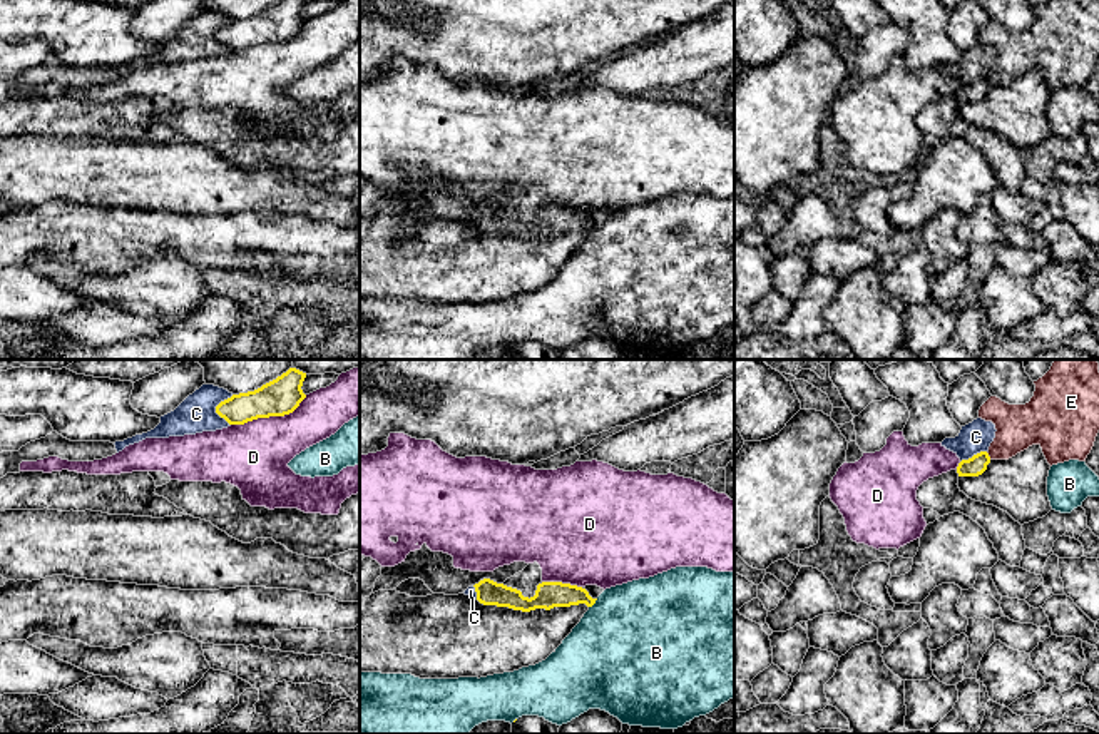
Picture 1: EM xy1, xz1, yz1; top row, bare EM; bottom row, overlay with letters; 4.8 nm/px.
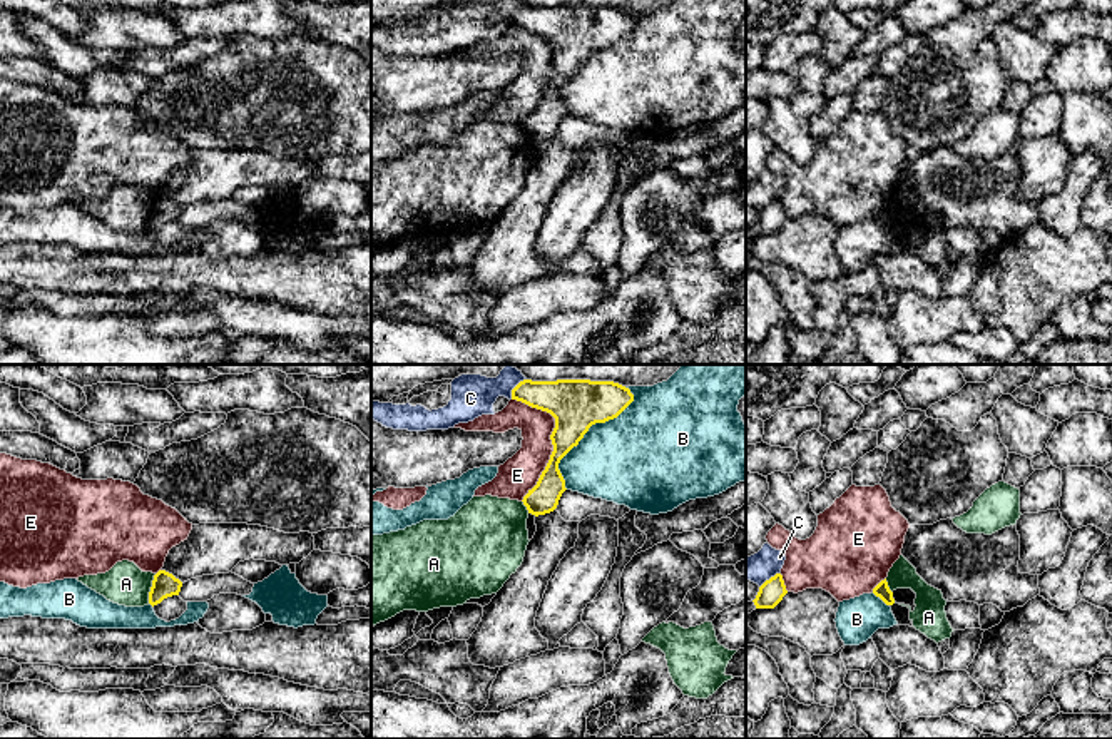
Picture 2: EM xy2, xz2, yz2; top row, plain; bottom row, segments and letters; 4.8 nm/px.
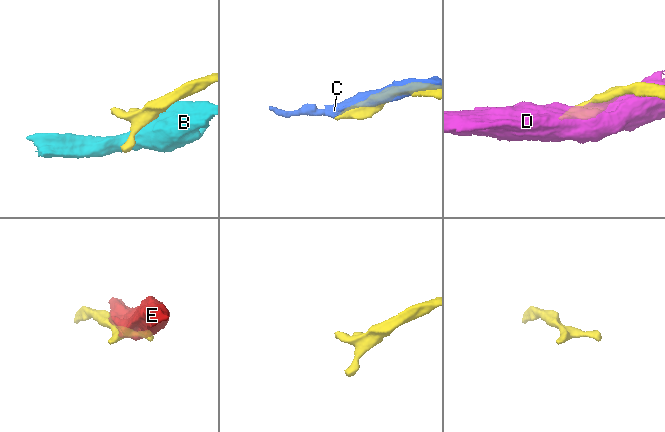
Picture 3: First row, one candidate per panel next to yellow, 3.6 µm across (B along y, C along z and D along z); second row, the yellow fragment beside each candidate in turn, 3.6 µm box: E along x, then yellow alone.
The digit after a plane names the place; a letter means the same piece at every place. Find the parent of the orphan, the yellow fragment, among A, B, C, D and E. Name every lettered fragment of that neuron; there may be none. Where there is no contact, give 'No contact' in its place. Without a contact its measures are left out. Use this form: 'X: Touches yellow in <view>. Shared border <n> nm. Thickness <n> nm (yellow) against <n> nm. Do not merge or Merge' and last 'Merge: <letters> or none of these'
A: Touches yellow in xy2. Shared border 150 nm. Thickness 120 nm (yellow) against 200 nm. Do not merge
B: Touches yellow in xz2. Shared border 600 nm. Thickness 240 nm (yellow) against 440 nm. Do not merge
C: Touches yellow in xy1. Shared border 150 nm. Thickness 150 nm (yellow) against 180 nm. Do not merge
D: Touches yellow in xy1. Shared border 400 nm. Thickness 180 nm (yellow) against 320 nm. Do not merge
E: Touches yellow in xz2. Shared border 500 nm. Thickness 240 nm (yellow) against 180 nm. Do not merge
Merge: none of these

